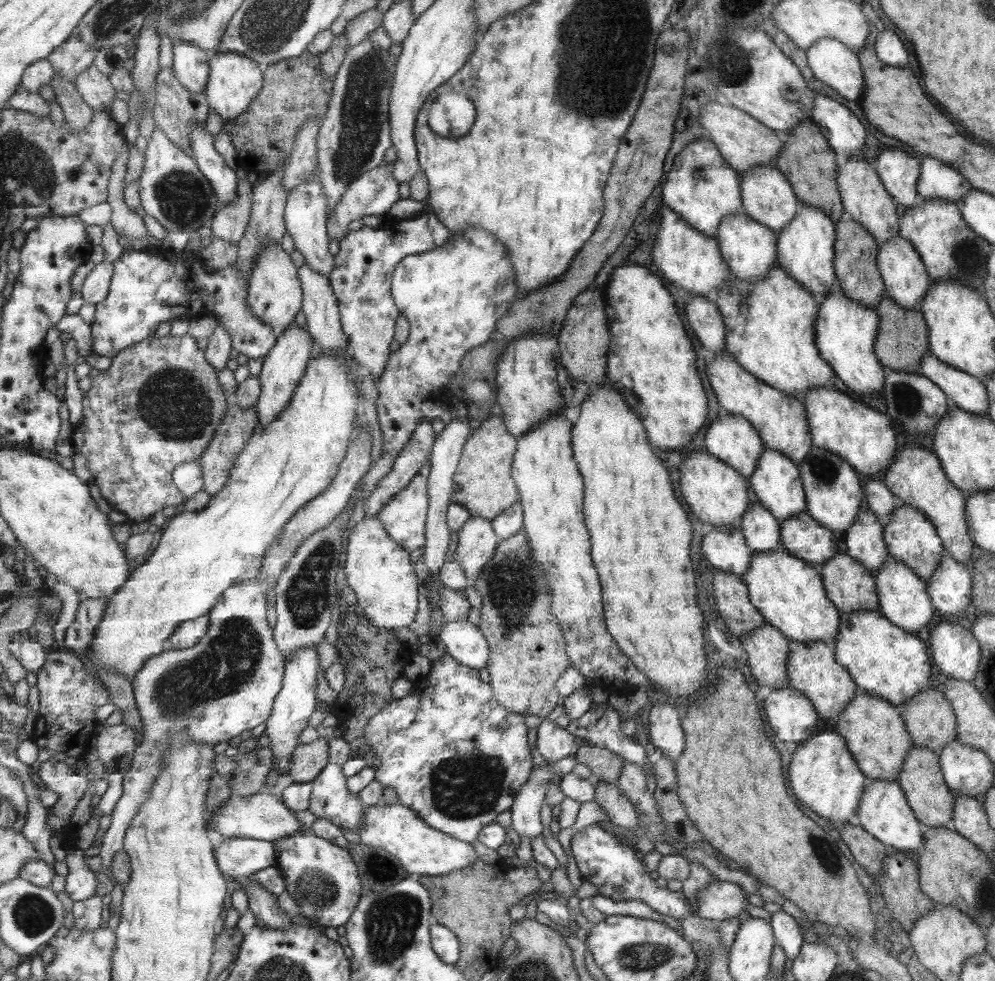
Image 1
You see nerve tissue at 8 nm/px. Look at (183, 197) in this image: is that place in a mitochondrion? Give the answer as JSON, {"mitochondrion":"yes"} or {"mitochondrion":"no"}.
{"mitochondrion":"yes"}

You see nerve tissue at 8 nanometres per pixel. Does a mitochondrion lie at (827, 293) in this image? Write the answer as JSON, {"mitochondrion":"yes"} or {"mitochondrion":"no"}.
{"mitochondrion":"no"}

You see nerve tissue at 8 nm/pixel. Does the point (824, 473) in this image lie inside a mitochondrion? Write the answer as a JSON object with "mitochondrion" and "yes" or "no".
{"mitochondrion":"yes"}

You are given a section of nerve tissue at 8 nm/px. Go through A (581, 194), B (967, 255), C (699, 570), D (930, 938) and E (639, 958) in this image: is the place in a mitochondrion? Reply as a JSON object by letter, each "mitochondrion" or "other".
{"A":"other","B":"mitochondrion","C":"other","D":"other","E":"mitochondrion"}

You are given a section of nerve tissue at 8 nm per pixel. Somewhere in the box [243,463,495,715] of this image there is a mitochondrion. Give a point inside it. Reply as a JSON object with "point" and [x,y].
{"point":[306,597]}

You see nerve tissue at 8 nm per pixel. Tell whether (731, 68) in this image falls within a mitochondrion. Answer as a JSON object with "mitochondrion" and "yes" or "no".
{"mitochondrion":"yes"}

